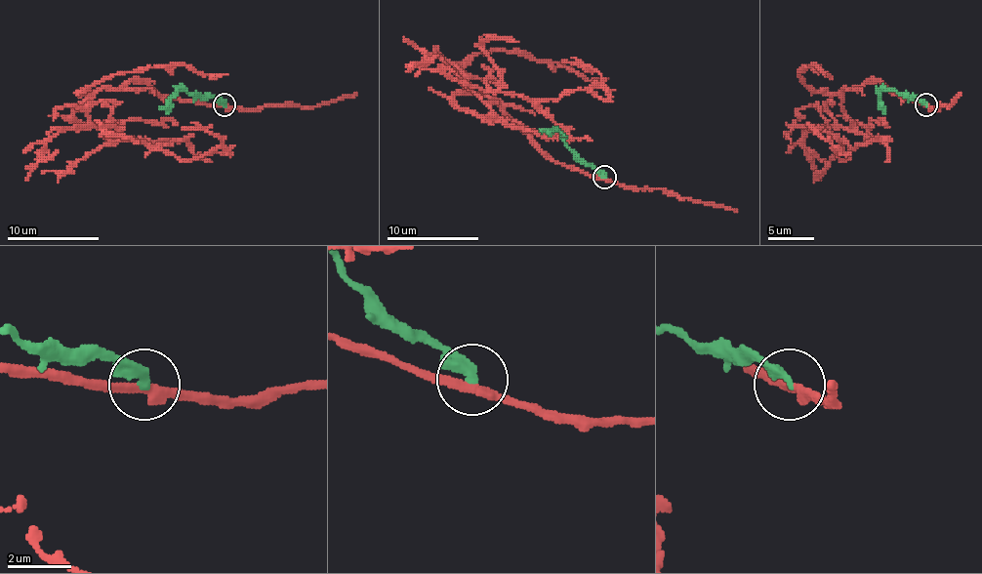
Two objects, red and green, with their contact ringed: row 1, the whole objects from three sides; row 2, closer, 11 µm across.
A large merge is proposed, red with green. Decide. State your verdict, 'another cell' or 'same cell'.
another cell

